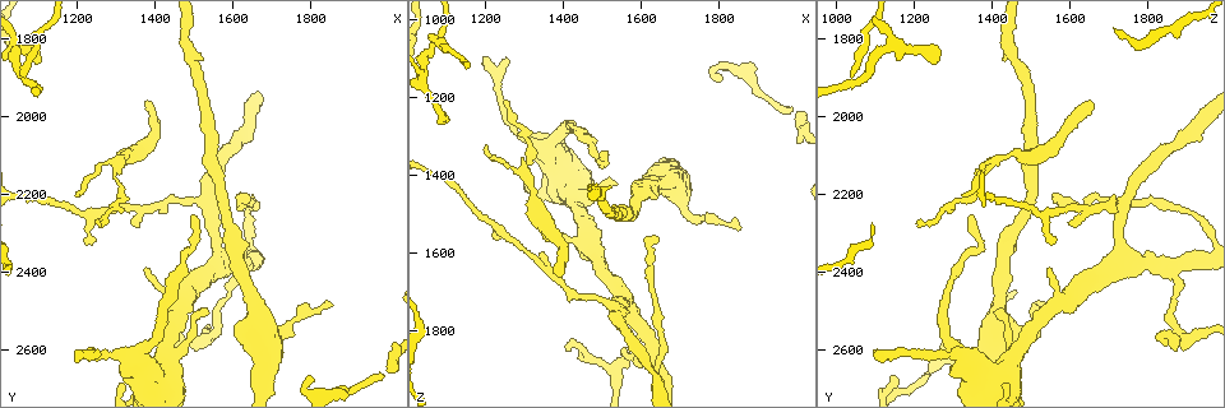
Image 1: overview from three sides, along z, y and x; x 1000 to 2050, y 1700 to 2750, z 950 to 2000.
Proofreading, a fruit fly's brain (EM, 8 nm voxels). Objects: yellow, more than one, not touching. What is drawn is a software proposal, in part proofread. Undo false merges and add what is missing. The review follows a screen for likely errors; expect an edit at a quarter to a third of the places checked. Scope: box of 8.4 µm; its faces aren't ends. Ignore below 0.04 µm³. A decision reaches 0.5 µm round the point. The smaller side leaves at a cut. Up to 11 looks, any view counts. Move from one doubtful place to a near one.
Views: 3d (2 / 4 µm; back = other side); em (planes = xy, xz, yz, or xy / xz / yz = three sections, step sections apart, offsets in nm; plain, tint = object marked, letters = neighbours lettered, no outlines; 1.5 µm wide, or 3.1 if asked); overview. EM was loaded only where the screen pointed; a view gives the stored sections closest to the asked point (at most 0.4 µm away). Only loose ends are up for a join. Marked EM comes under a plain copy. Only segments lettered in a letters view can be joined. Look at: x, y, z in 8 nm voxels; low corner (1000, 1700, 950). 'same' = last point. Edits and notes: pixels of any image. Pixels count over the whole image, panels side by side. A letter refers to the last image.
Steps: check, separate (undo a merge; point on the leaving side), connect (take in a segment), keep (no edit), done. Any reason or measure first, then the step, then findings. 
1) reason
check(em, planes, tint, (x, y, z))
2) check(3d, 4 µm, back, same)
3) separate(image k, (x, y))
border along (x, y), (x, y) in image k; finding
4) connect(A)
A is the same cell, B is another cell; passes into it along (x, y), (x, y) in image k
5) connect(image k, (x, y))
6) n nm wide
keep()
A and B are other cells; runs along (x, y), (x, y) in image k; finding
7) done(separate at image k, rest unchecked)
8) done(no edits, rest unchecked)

branch stops here
check(3d, 2 µm, back, (1380, 1960, 1645))

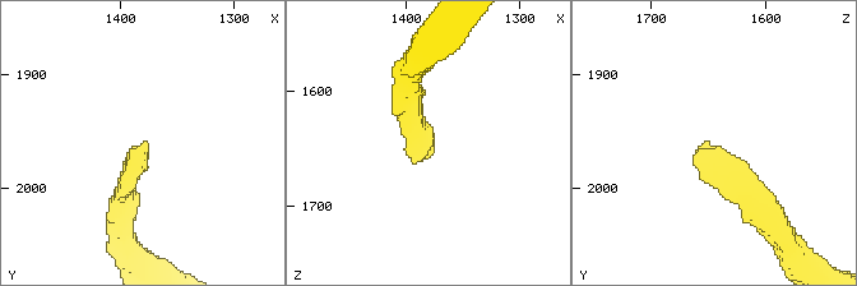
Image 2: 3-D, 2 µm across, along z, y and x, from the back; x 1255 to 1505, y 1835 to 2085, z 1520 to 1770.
now the EM
check(em, yz, step 8, letters, (1374, 1962, 1648))

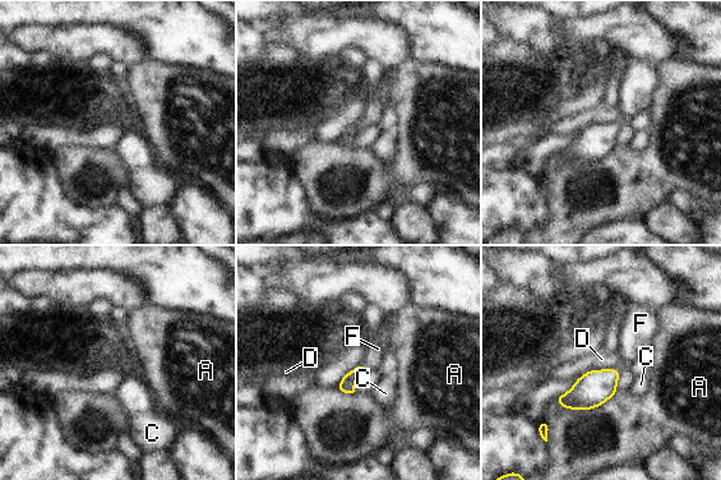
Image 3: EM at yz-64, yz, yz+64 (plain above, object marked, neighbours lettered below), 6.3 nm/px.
connect(F)
F is the same cell, A, C and D are other cells; passes into it along (347, 384), (364, 367), (378, 349) in image 3; the neuron continues

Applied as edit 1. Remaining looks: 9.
check(em, planes, letters, (1380, 2385, 1545))

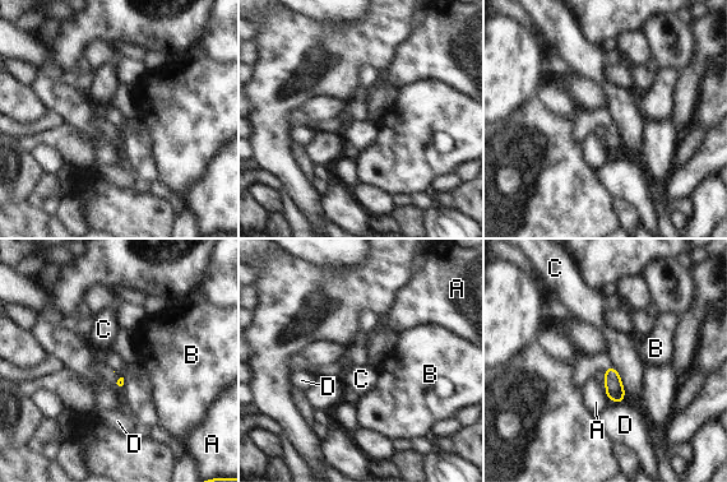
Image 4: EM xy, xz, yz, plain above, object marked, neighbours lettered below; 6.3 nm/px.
C touches over 220 nm
keep()
A, B, C and D are other cells; no lettered segment goes on from it

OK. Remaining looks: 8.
free end
check(em, yz, step 8, letters, (1255, 2260, 1215))

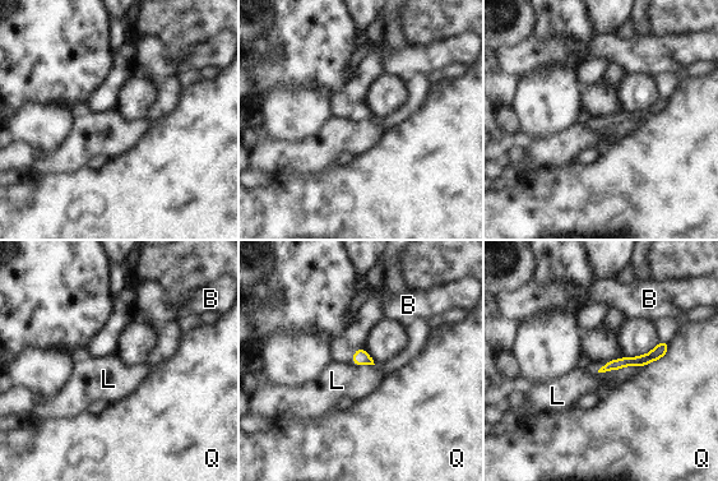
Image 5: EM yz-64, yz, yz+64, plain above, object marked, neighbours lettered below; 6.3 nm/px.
70 nm wide
keep()
B, L and Q are other cells; border along (351, 362), (374, 365) in image 5; none of them fits

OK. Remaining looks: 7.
done(connect at image 3, rest unchecked)

